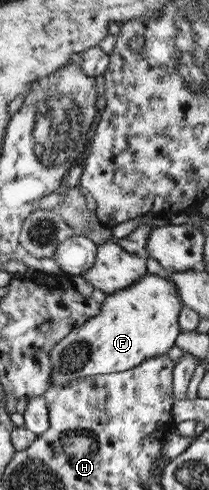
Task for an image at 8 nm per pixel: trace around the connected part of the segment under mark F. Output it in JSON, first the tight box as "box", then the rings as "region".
{"box":[52,274,184,387],"region":[[[146,274],[132,286],[107,295],[98,315],[52,348],[52,385],[66,387],[76,378],[125,372],[142,361],[167,355],[182,334],[180,318],[184,308],[177,283],[156,274]]]}

